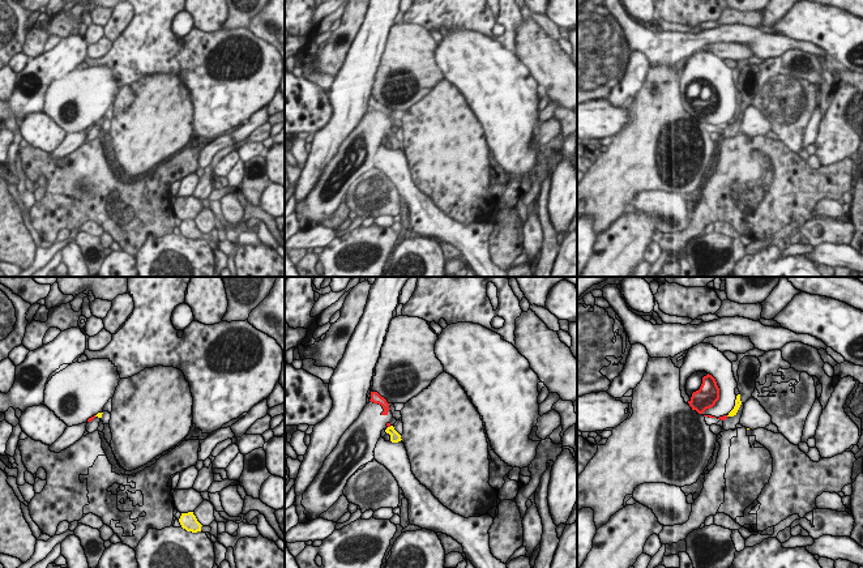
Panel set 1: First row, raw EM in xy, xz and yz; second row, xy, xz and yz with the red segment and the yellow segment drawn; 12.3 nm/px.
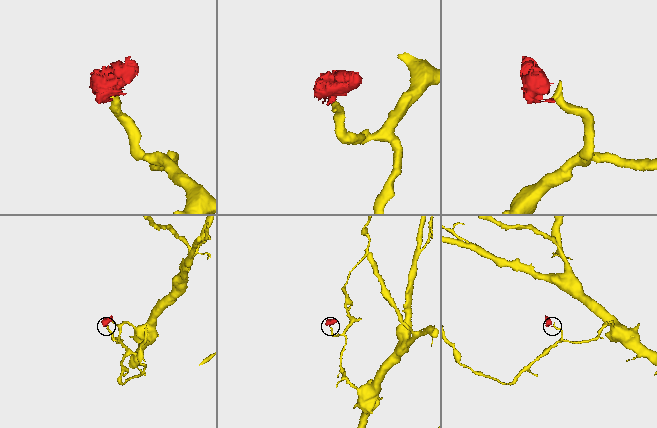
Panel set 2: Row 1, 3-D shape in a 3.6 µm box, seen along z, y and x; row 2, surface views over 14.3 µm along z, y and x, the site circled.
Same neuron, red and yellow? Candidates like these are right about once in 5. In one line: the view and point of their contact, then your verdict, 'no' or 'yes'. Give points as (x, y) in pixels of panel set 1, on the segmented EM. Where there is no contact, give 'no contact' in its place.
contact xz (388, 426); no

